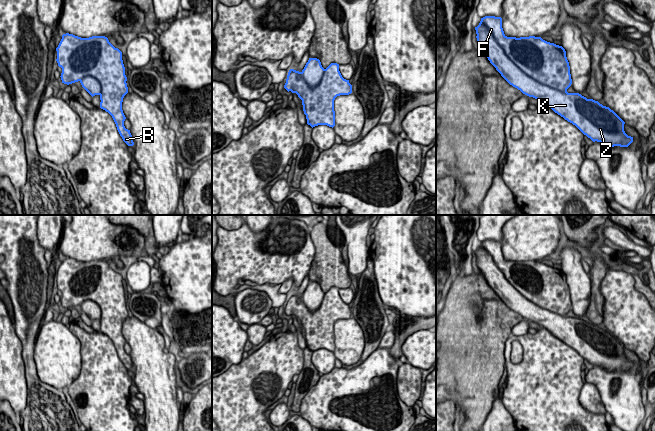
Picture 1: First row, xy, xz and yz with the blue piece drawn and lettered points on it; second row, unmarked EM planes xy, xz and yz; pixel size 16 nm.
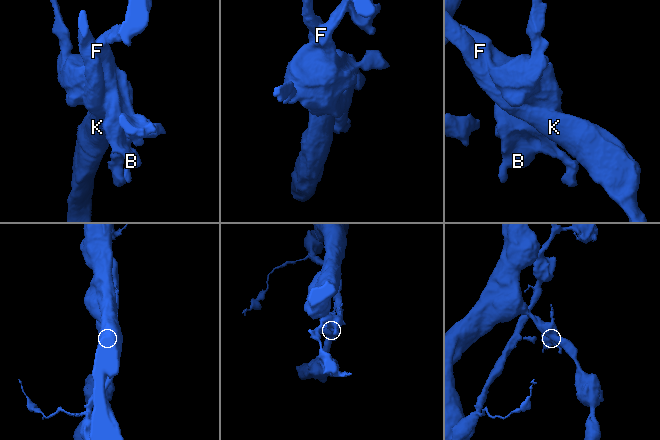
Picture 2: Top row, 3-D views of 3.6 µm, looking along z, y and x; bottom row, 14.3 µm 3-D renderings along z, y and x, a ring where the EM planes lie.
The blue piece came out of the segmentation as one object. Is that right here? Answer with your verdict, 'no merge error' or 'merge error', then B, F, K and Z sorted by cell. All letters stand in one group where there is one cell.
merge error; groups B F / K Z

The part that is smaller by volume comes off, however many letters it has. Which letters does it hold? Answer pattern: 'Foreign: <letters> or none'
Foreign: B, F

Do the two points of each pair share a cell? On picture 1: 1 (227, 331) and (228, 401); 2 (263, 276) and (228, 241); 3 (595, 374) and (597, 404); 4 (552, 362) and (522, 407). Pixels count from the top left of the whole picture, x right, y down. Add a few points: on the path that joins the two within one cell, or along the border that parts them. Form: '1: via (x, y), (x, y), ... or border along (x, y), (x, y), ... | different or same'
1: border along (242, 358), (238, 363), (232, 364), (222, 374) | different
2: via (254, 267), (237, 250) | same
3: border along (586, 381), (593, 384), (597, 389), (605, 410) | different
4: via (550, 373), (548, 381), (533, 396) | same

